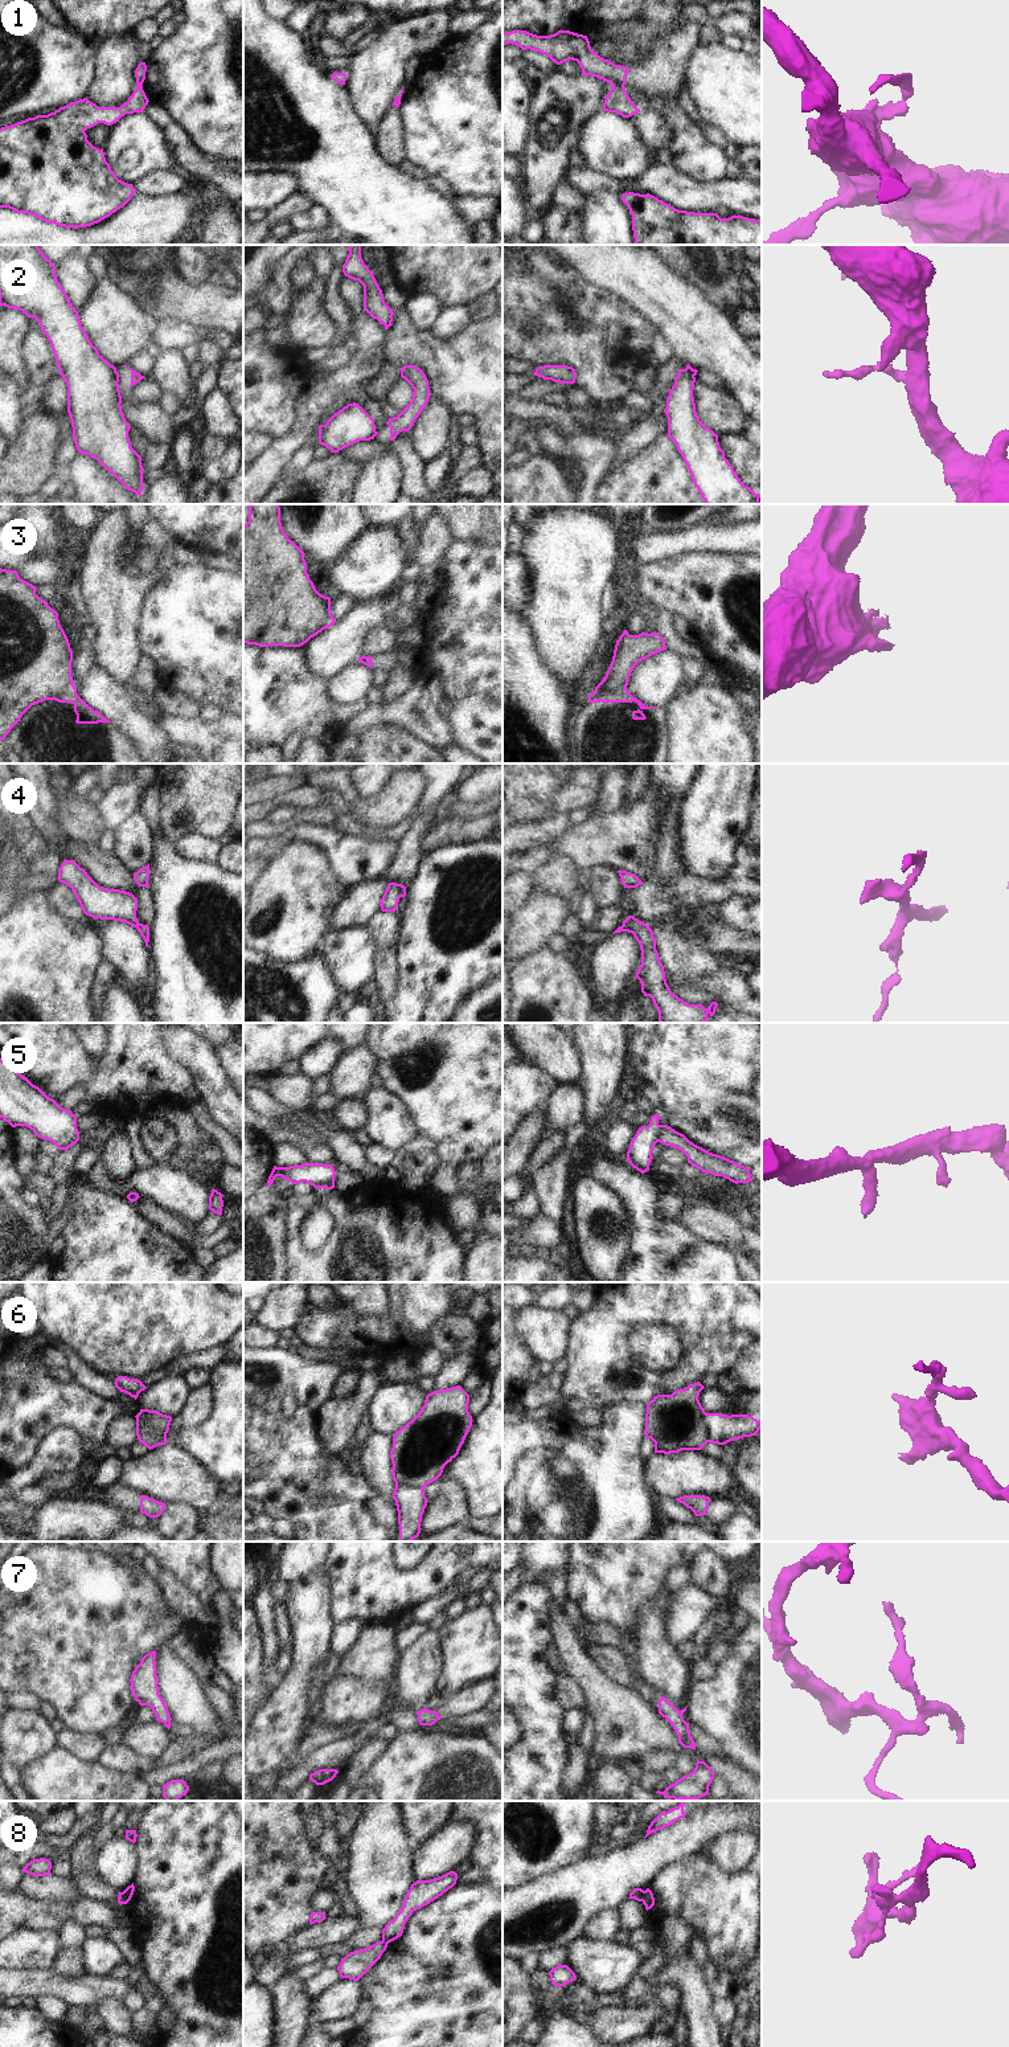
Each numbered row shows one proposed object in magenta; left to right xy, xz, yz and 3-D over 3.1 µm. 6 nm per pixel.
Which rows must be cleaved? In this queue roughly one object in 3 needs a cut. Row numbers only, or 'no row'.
1, 2, 3, 6, 8

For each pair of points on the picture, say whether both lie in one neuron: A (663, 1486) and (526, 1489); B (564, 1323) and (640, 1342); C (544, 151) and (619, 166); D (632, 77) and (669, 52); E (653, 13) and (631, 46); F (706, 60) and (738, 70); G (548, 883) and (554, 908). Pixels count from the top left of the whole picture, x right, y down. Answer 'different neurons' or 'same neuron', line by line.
A: different neurons
B: different neurons
C: different neurons
D: same neuron
E: same neuron
F: same neuron
G: different neurons

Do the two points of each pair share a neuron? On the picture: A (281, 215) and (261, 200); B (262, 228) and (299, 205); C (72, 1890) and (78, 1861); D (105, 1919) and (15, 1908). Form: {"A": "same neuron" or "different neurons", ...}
{"A": "different neurons", "B": "same neuron", "C": "different neurons", "D": "same neuron"}

